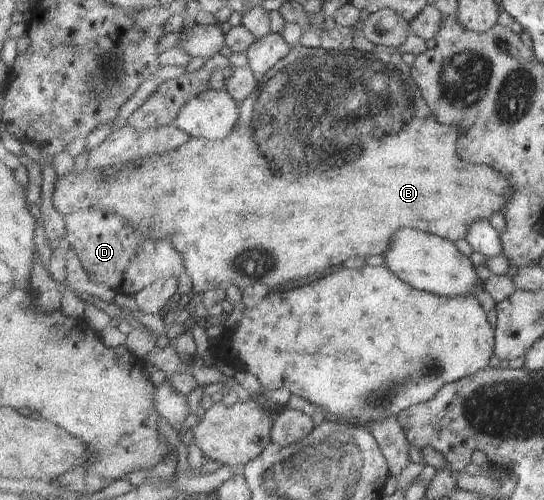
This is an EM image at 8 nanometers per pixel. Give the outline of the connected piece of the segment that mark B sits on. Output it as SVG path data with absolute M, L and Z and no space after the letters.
M294 45L291 53L286 57L277 62L277 65L270 69L267 73L262 74L259 77L257 87L253 90L253 93L245 99L244 102L240 103L240 115L238 119L238 124L236 128L233 129L231 135L226 137L224 140L206 140L205 138L191 138L187 140L183 145L177 146L175 149L159 154L152 155L146 158L141 159L141 164L136 166L123 167L122 170L116 172L113 169L101 169L101 168L91 168L87 165L79 173L75 171L69 172L67 175L61 177L58 176L54 183L54 192L53 192L53 203L57 208L59 213L62 213L64 216L69 214L75 214L79 211L90 210L91 208L97 208L102 212L113 212L117 214L120 218L123 218L129 226L132 226L133 229L138 230L146 238L151 238L152 240L164 240L165 238L171 238L172 244L175 246L175 249L182 255L186 270L188 274L192 277L192 282L194 287L192 288L193 293L207 293L208 289L213 289L215 287L225 288L228 285L236 285L241 290L249 285L257 286L260 283L267 285L269 291L279 291L283 289L297 289L297 285L305 285L305 281L321 281L321 277L325 277L325 273L329 273L329 269L337 269L337 265L345 265L345 261L349 261L351 257L369 257L369 255L383 255L389 247L389 241L391 237L403 229L403 227L415 228L416 230L421 230L422 232L427 232L436 236L441 236L442 238L457 241L457 239L466 239L466 233L468 232L469 226L477 220L488 220L493 212L501 212L501 207L507 205L508 195L512 192L512 186L509 186L509 182L506 177L503 177L500 173L497 173L491 167L486 165L469 165L469 163L463 163L462 158L458 156L458 141L460 140L460 129L457 126L448 126L442 124L432 113L431 107L426 104L424 97L422 96L422 91L419 89L419 86L415 83L413 76L410 75L409 71L405 66L397 68L397 65L390 63L383 64L379 63L374 54L364 54L357 52L346 47L341 47L336 50L326 50L323 48L308 48L304 46Z

